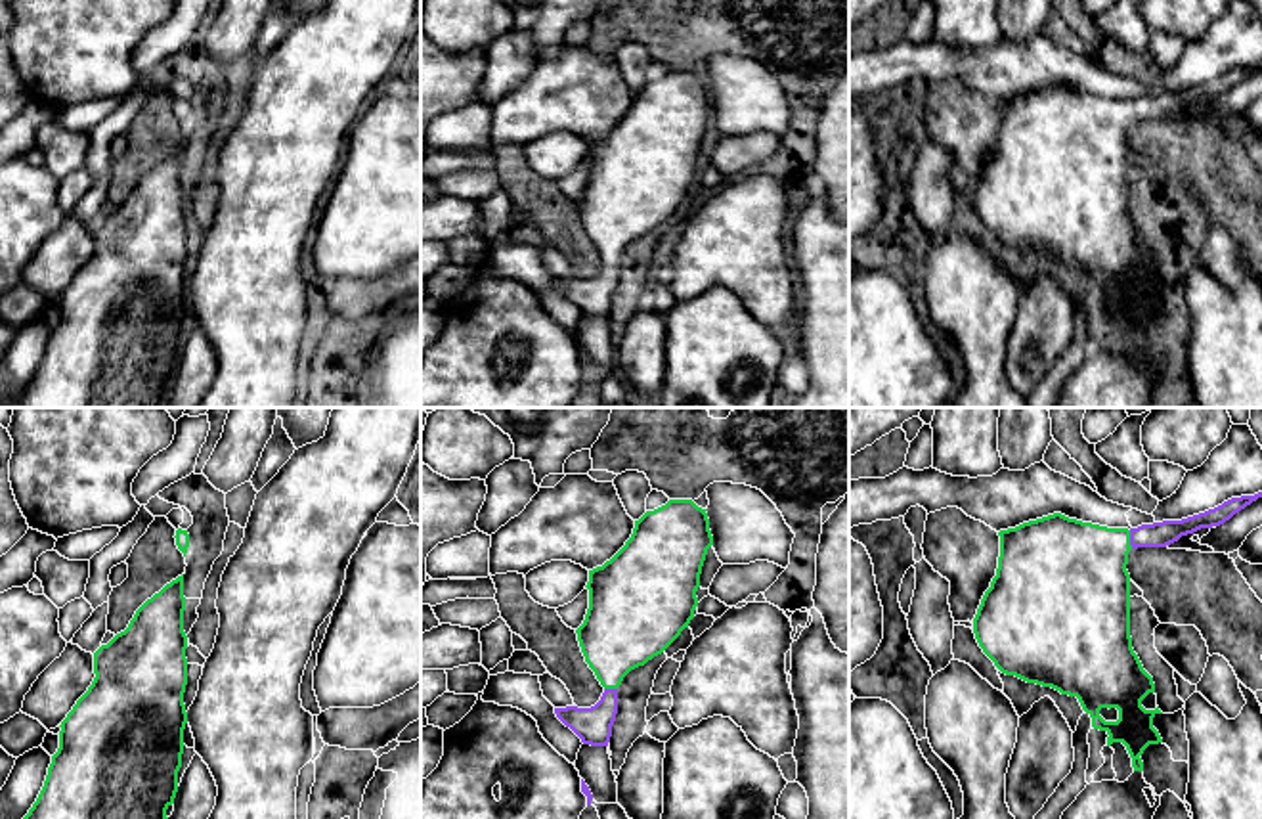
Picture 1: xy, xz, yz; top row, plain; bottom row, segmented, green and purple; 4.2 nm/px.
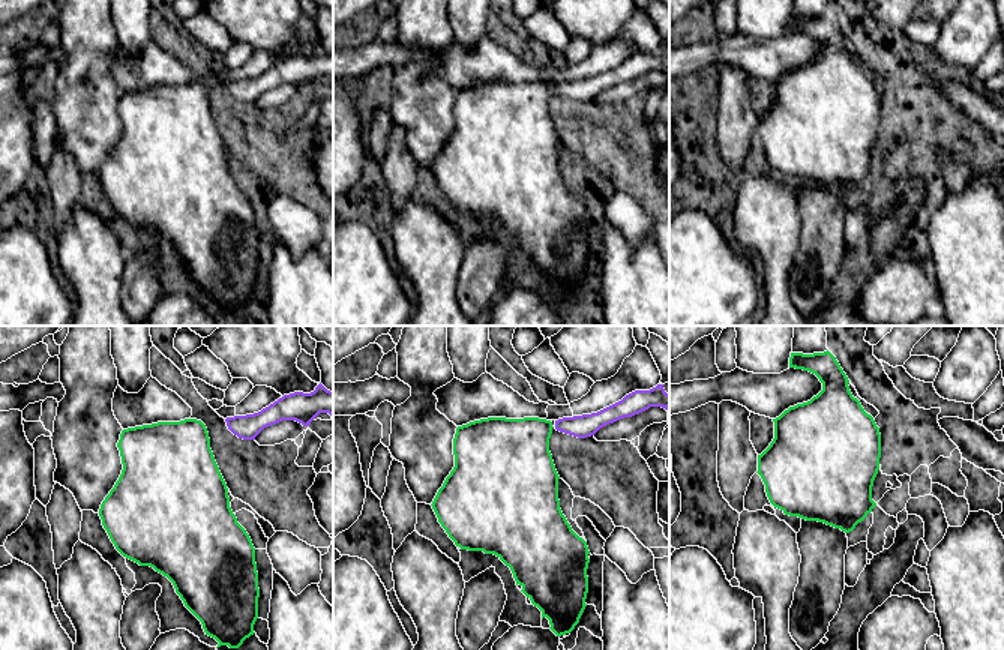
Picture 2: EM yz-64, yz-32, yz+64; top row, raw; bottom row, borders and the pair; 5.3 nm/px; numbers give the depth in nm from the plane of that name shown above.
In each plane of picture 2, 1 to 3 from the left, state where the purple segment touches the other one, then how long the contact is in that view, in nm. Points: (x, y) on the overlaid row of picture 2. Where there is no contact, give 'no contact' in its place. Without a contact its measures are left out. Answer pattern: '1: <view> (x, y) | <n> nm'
1: no contact
2: no contact
3: no contact

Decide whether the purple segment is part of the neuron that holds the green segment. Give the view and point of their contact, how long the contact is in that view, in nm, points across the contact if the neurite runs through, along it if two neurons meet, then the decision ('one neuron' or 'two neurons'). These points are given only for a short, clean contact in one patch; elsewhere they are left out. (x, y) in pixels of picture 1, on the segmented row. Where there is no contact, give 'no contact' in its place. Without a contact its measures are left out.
contact yz (1129, 540); length 80 nm; way yz (1077, 569), (1113, 544), (1129, 540), (1159, 534); one neuron

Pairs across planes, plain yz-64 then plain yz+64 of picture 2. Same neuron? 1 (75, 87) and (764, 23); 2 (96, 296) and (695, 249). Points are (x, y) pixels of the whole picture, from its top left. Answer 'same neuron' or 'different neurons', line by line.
1: same neuron
2: different neurons

